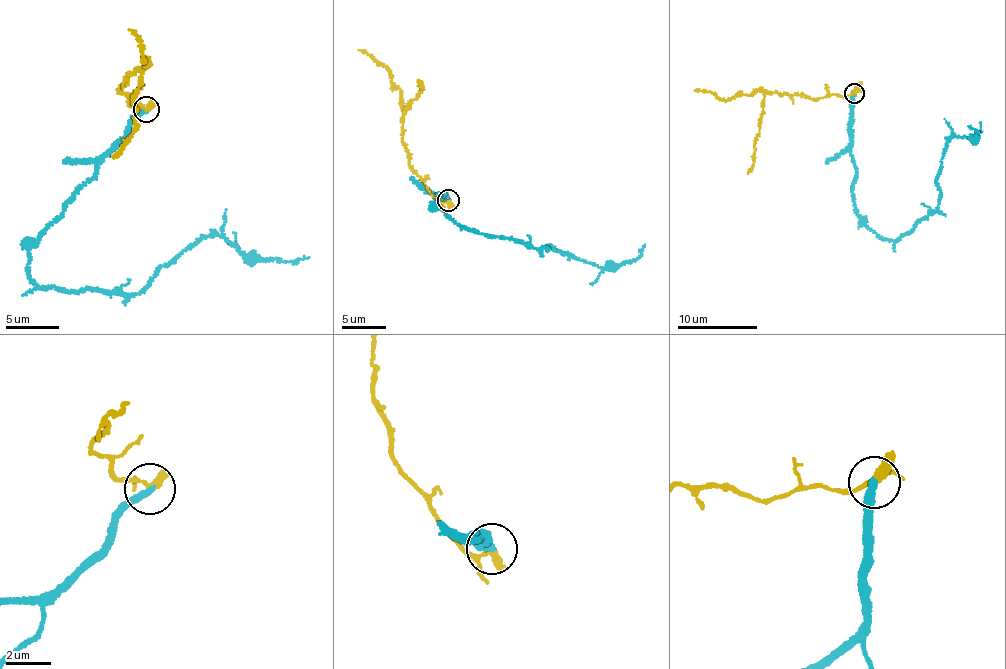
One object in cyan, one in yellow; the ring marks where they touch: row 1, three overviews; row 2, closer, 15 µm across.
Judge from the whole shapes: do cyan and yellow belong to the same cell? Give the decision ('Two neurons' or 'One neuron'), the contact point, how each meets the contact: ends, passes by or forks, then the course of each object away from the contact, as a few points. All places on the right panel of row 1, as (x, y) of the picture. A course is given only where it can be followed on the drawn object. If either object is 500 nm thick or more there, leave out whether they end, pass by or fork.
One neuron. Place: (854, 93). At the ring cyan ends. At the ring yellow forks. Course of cyan: (854, 93), (853, 196), (867, 227), (891, 241), (938, 211), (936, 180), (951, 138), (979, 135), (968, 126). Course of yellow: (855, 93), (814, 98), (768, 91), (764, 95), (754, 161), (747, 173)

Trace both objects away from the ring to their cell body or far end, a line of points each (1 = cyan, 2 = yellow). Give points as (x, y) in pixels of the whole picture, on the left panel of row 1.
1: (147, 110), (28, 253), (34, 284), (130, 297), (162, 266), (215, 235), (240, 254), (283, 262), (309, 257)
2: (146, 110), (119, 90), (128, 80), (126, 75), (140, 67), (135, 131), (113, 158)

